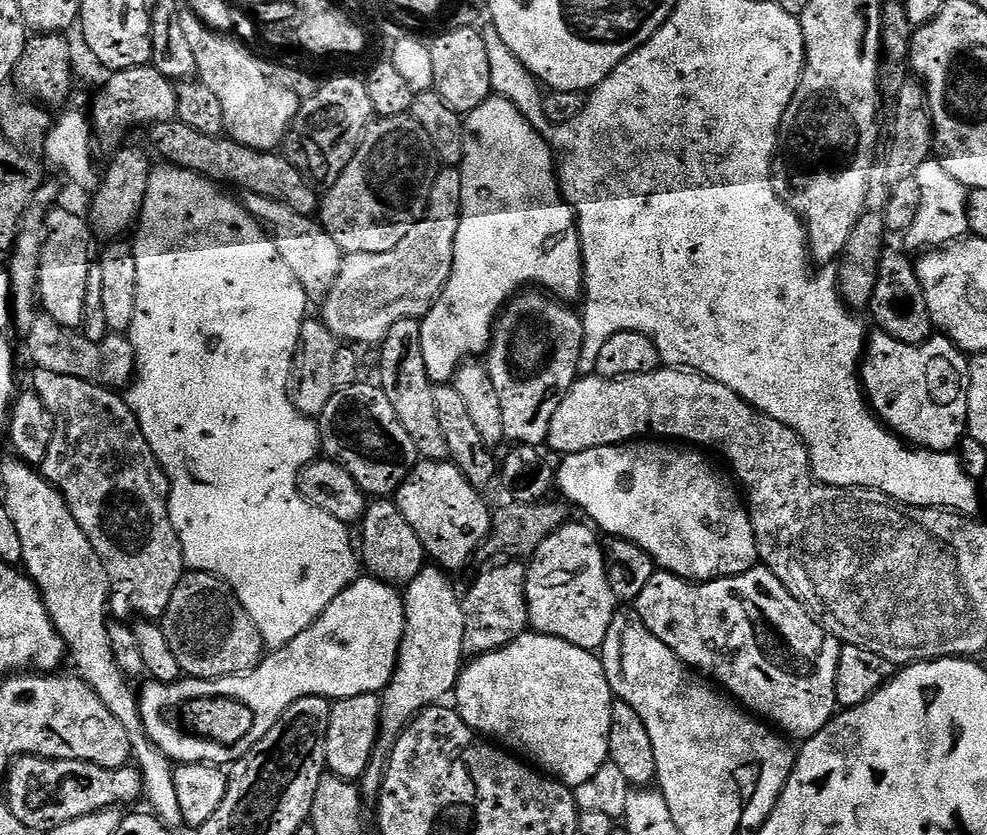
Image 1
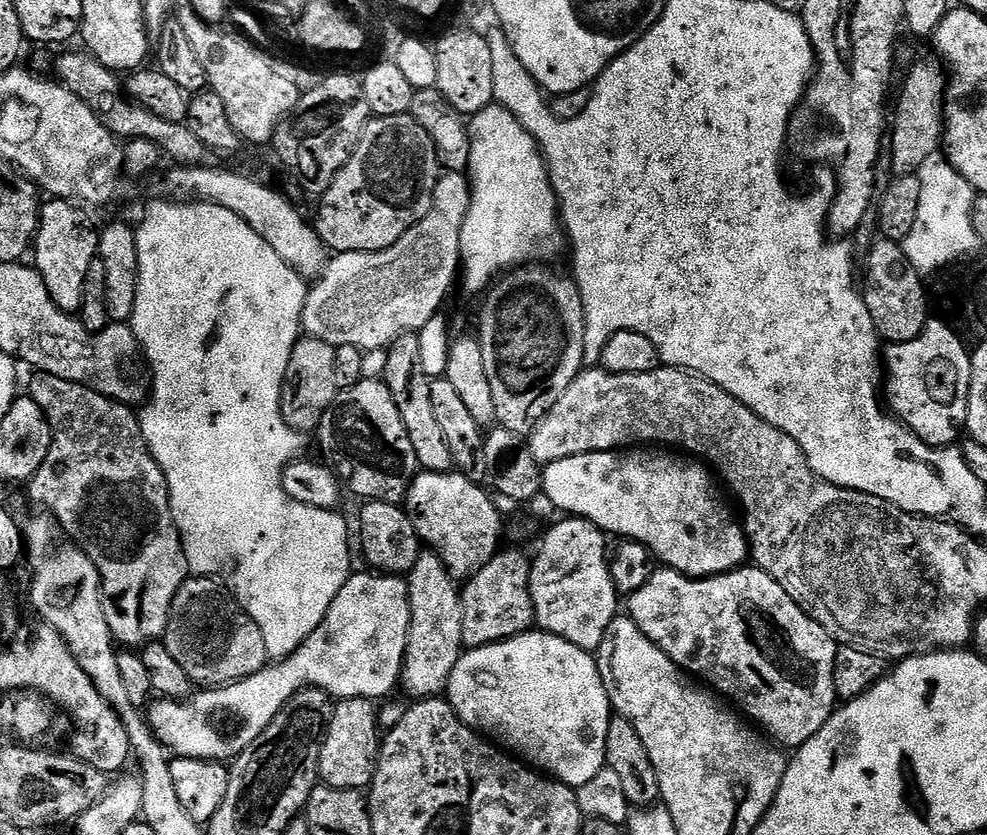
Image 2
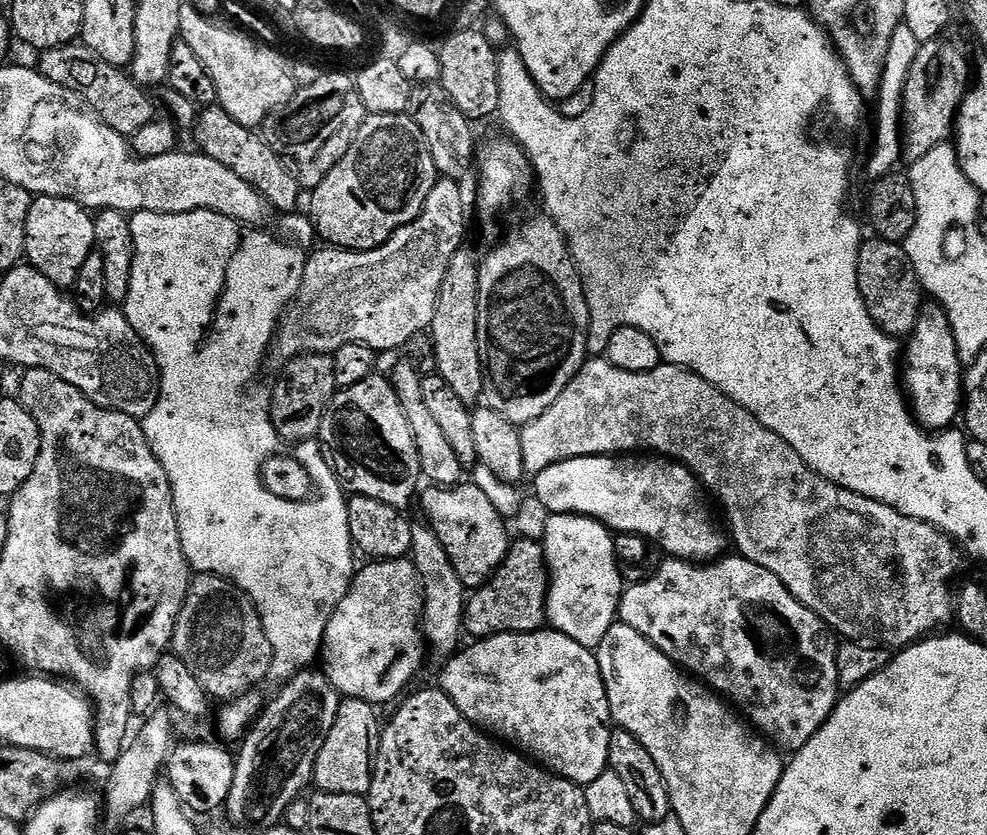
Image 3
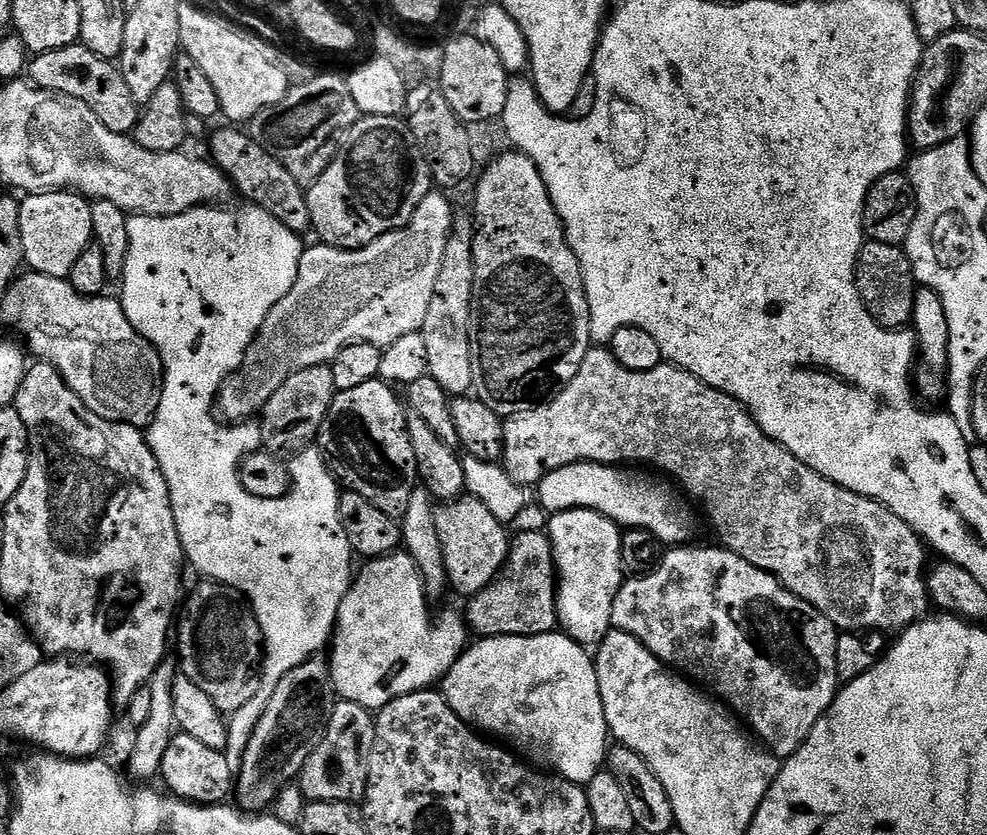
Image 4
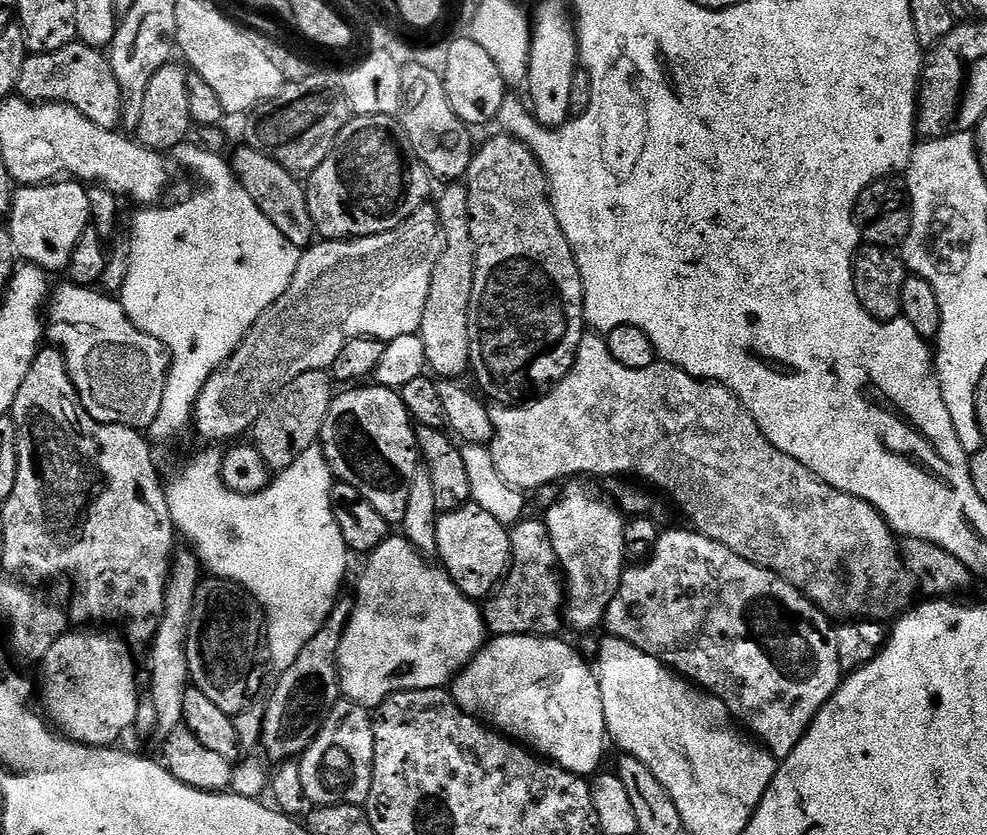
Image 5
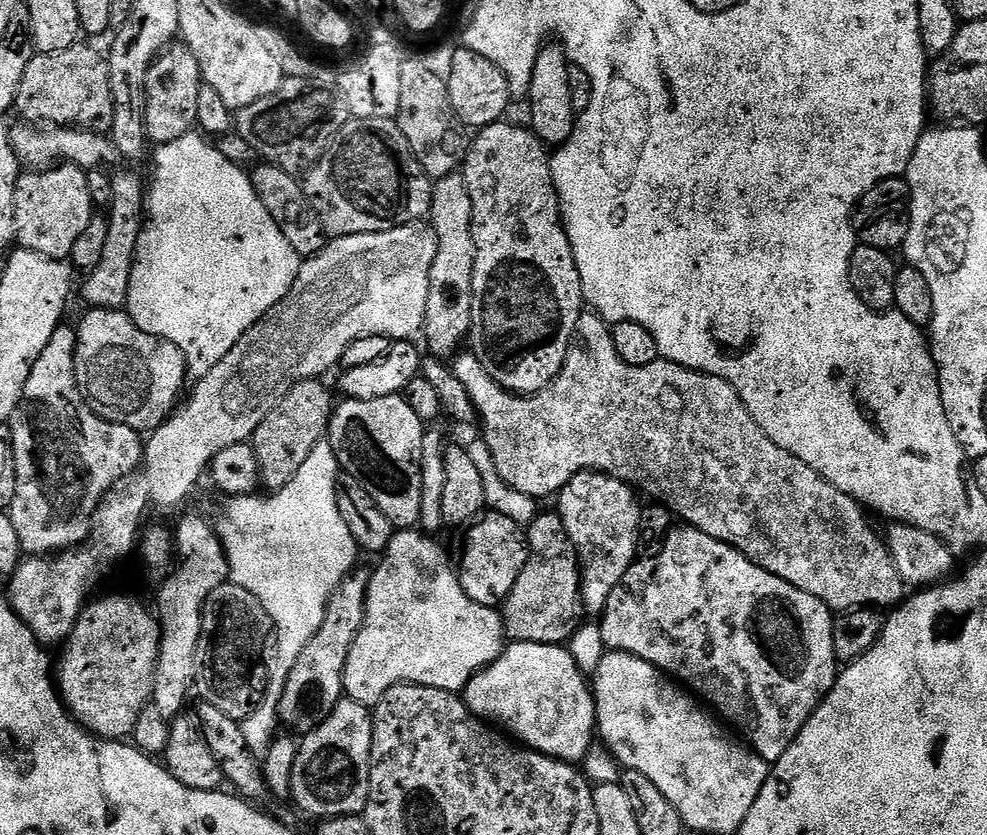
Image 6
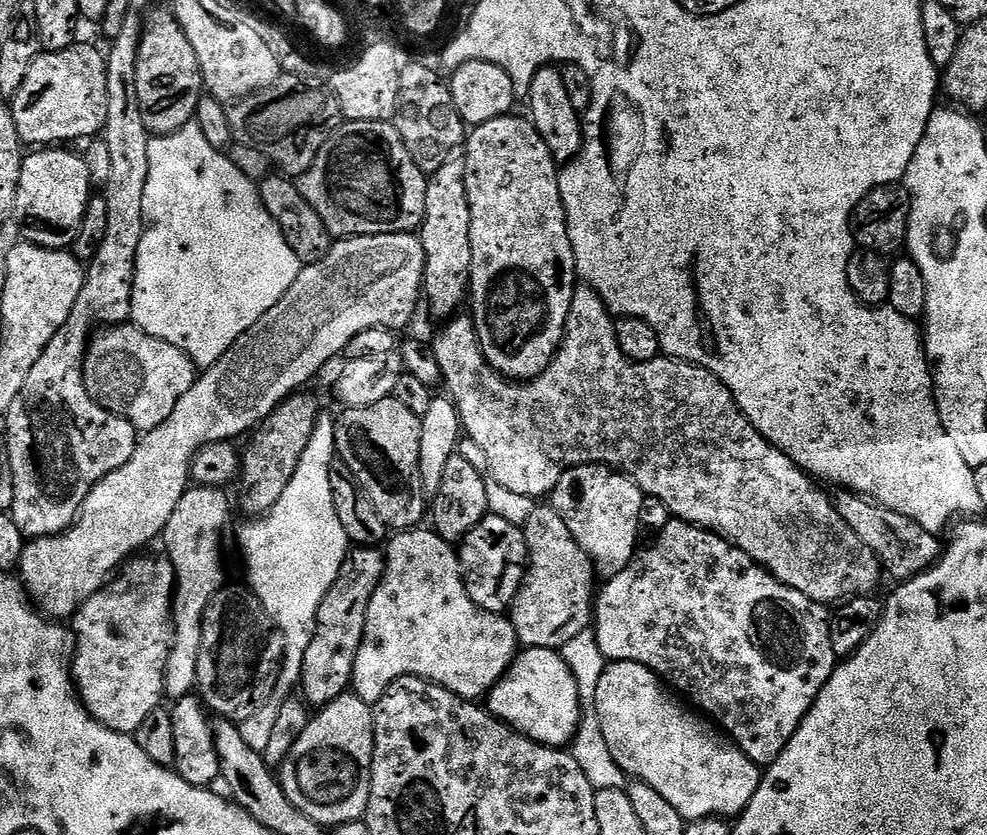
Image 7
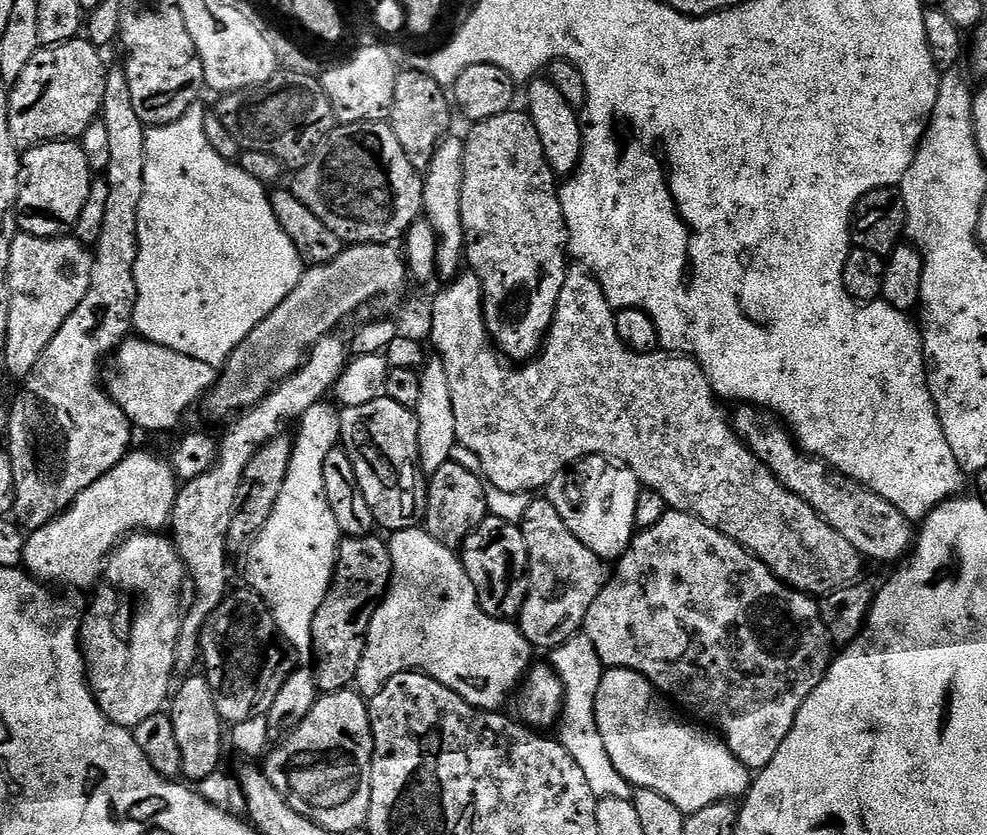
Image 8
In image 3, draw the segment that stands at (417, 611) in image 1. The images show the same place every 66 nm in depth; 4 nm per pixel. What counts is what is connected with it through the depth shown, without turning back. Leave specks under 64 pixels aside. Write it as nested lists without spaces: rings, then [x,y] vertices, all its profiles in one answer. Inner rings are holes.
[[[426,522],[412,525],[412,551],[410,559],[420,575],[420,584],[424,588],[424,614],[422,617],[422,635],[427,647],[436,651],[440,662],[447,661],[461,647],[460,636],[464,632],[464,606],[466,589],[464,583],[454,574],[454,566],[438,542],[438,534]]]

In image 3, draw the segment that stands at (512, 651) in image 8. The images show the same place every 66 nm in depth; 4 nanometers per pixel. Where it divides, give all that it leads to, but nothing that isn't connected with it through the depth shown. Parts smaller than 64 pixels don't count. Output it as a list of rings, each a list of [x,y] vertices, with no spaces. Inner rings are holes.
[[[408,558],[368,562],[363,568],[353,575],[347,594],[326,626],[322,671],[341,697],[381,706],[387,700],[395,701],[424,664],[424,588]]]

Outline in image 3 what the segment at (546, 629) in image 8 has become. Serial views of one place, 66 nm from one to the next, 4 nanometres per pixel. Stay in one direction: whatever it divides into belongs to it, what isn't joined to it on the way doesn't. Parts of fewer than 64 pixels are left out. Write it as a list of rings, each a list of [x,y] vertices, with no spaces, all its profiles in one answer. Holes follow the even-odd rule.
[[[513,539],[500,568],[467,597],[464,632],[472,638],[501,636],[507,632],[539,632],[545,627],[548,611],[548,563],[539,539]]]

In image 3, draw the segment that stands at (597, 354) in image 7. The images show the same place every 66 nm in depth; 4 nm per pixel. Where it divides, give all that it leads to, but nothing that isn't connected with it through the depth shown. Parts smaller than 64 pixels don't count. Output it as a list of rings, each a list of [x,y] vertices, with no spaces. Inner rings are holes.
[[[589,358],[578,370],[578,374],[558,394],[558,402],[542,414],[542,418],[534,418],[534,422],[523,425],[520,428],[520,437],[522,438],[522,458],[524,459],[525,473],[535,474],[554,466],[558,462],[566,462],[570,458],[579,456],[614,456],[617,454],[636,454],[643,450],[648,454],[659,454],[667,459],[675,460],[677,464],[684,464],[692,473],[696,475],[697,480],[709,493],[720,499],[720,504],[724,507],[724,512],[728,515],[727,531],[730,533],[730,540],[736,543],[735,551],[743,556],[745,560],[754,562],[770,574],[774,574],[784,583],[786,590],[802,602],[814,614],[823,618],[829,628],[837,637],[843,638],[848,642],[871,642],[876,646],[883,646],[889,650],[899,650],[908,648],[918,640],[923,640],[929,634],[935,633],[943,624],[953,623],[954,620],[954,583],[952,579],[960,572],[961,549],[955,540],[939,528],[932,524],[927,524],[921,520],[910,518],[906,514],[899,512],[897,508],[886,506],[877,500],[866,498],[857,492],[851,492],[849,488],[840,488],[834,482],[830,482],[825,476],[820,476],[774,430],[762,426],[758,418],[754,418],[748,411],[736,404],[726,394],[722,394],[710,382],[706,382],[696,372],[690,372],[687,368],[679,368],[673,364],[659,364],[654,370],[649,372],[627,372],[618,366],[614,366],[607,358]]]

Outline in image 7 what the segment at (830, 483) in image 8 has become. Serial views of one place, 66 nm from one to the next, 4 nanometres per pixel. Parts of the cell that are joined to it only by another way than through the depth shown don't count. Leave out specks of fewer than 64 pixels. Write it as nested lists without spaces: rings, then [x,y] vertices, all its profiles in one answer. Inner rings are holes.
[[[844,490],[839,494],[841,496],[837,495],[834,500],[836,509],[840,511],[846,524],[858,534],[858,538],[862,538],[862,542],[870,546],[870,550],[874,550],[883,571],[893,572],[897,581],[910,580],[939,560],[942,540],[940,544],[941,537],[937,533],[926,530],[918,522],[914,522],[914,518],[906,518],[906,514],[898,514],[858,492]]]

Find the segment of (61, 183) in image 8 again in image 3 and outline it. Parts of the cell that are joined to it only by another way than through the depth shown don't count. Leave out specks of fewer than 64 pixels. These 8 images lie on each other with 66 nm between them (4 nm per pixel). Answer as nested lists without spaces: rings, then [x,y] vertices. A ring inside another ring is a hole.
[[[35,197],[30,206],[30,214],[26,218],[24,254],[27,263],[38,269],[46,278],[50,278],[56,288],[75,289],[78,273],[96,247],[95,225],[93,213],[70,198]]]

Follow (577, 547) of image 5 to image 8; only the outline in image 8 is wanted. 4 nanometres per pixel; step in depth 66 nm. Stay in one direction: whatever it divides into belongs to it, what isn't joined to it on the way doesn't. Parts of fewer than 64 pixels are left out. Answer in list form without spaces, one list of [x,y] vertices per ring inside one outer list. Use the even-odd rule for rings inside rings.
[[[586,456],[552,479],[546,489],[546,499],[554,506],[554,510],[558,510],[562,522],[566,522],[578,542],[590,546],[590,550],[594,550],[594,554],[598,554],[601,560],[616,562],[632,544],[632,537],[637,531],[636,507],[641,491],[642,485],[634,470],[630,470],[619,460],[609,460],[606,456]]]

